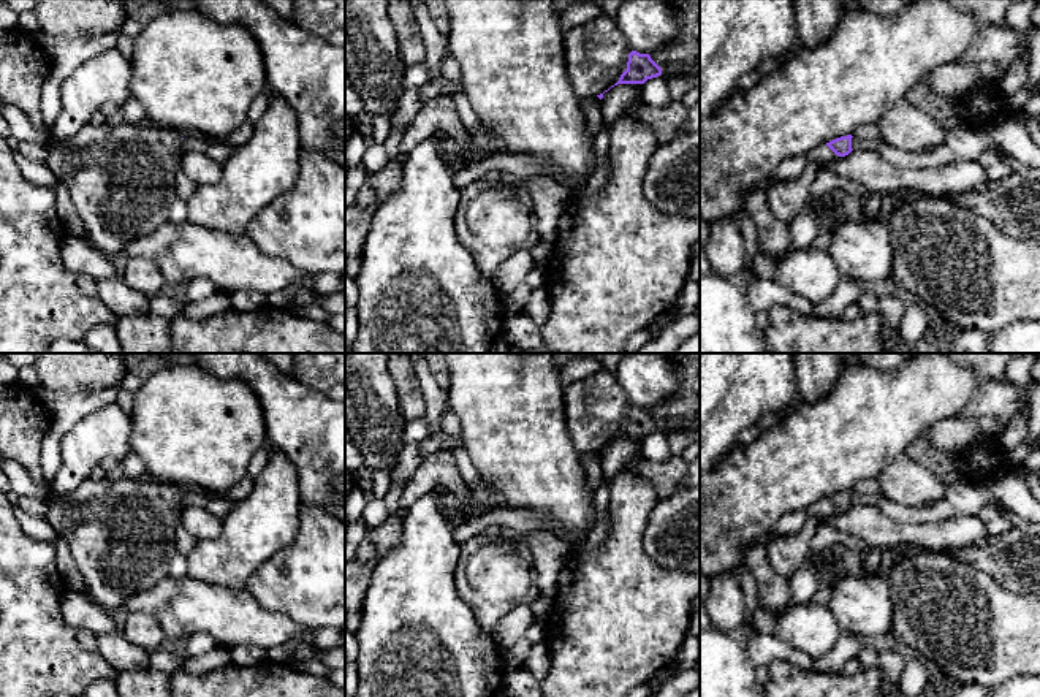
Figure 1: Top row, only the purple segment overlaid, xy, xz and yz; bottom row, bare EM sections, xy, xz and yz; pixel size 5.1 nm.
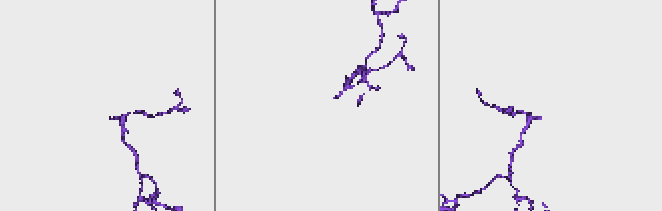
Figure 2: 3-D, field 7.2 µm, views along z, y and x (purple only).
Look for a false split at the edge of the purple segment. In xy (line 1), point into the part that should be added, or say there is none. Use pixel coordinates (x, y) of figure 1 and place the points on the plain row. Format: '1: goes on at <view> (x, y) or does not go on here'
1: does not go on here

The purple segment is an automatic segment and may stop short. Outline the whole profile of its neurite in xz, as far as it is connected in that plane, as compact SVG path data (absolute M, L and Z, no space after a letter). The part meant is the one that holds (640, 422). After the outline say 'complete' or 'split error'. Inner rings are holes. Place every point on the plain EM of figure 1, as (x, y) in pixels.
M632 406L628 409L627 425L621 429L614 439L644 439L647 434L662 429L662 423L651 413L649 409L640 409Z; complete

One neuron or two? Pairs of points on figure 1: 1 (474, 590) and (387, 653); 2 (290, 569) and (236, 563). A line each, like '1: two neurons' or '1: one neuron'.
1: two neurons
2: two neurons

